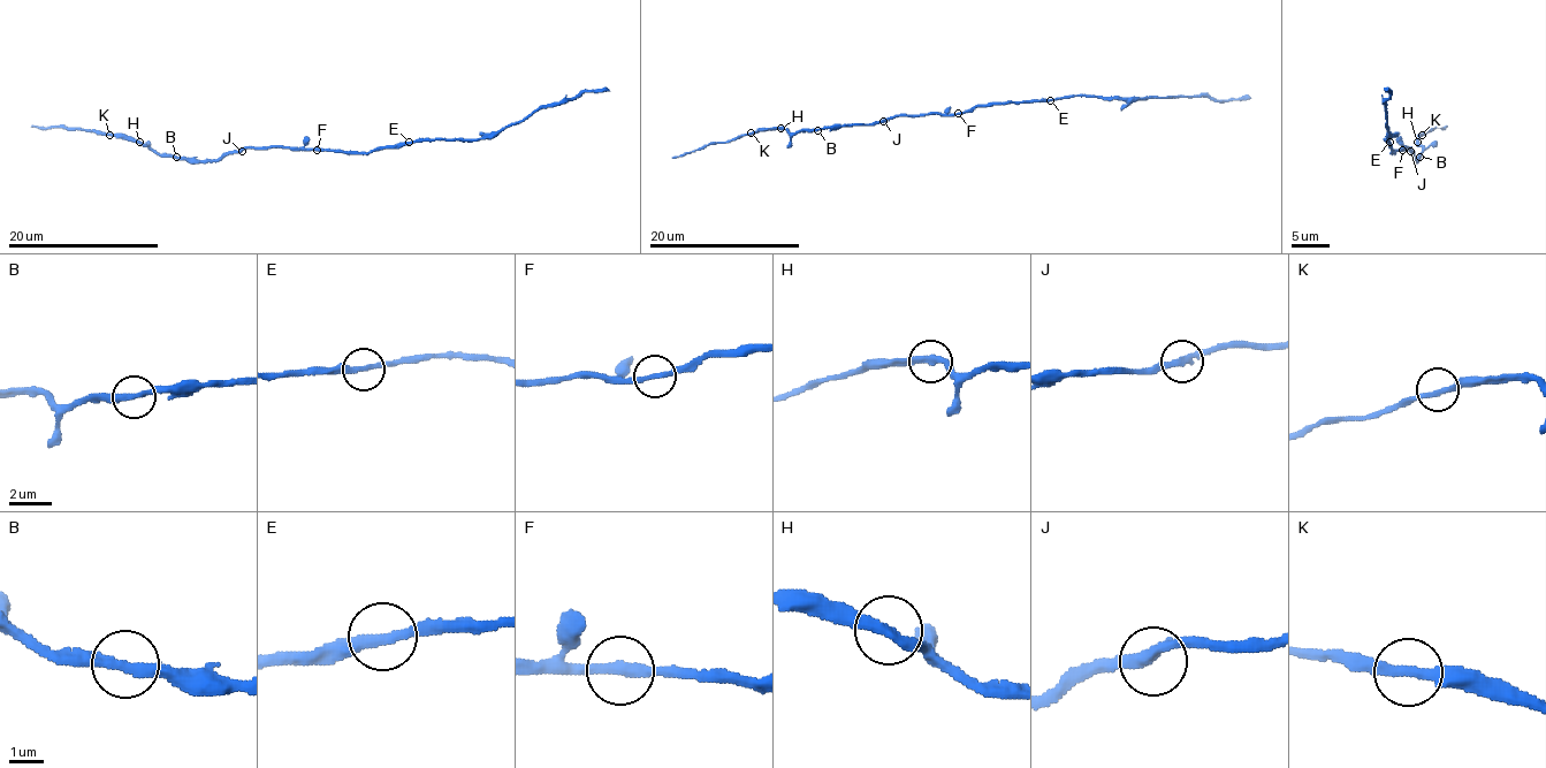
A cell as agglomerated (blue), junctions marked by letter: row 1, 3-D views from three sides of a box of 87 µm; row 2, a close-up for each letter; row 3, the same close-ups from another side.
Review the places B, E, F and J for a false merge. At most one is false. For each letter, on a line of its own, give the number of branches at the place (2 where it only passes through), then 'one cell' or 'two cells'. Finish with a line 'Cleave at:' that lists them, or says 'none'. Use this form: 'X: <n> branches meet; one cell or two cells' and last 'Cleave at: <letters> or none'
B: 2 branches meet; two cells
E: 2 branches meet; one cell
F: 2 branches meet; one cell
J: 2 branches meet; one cell
Cleave at: B

